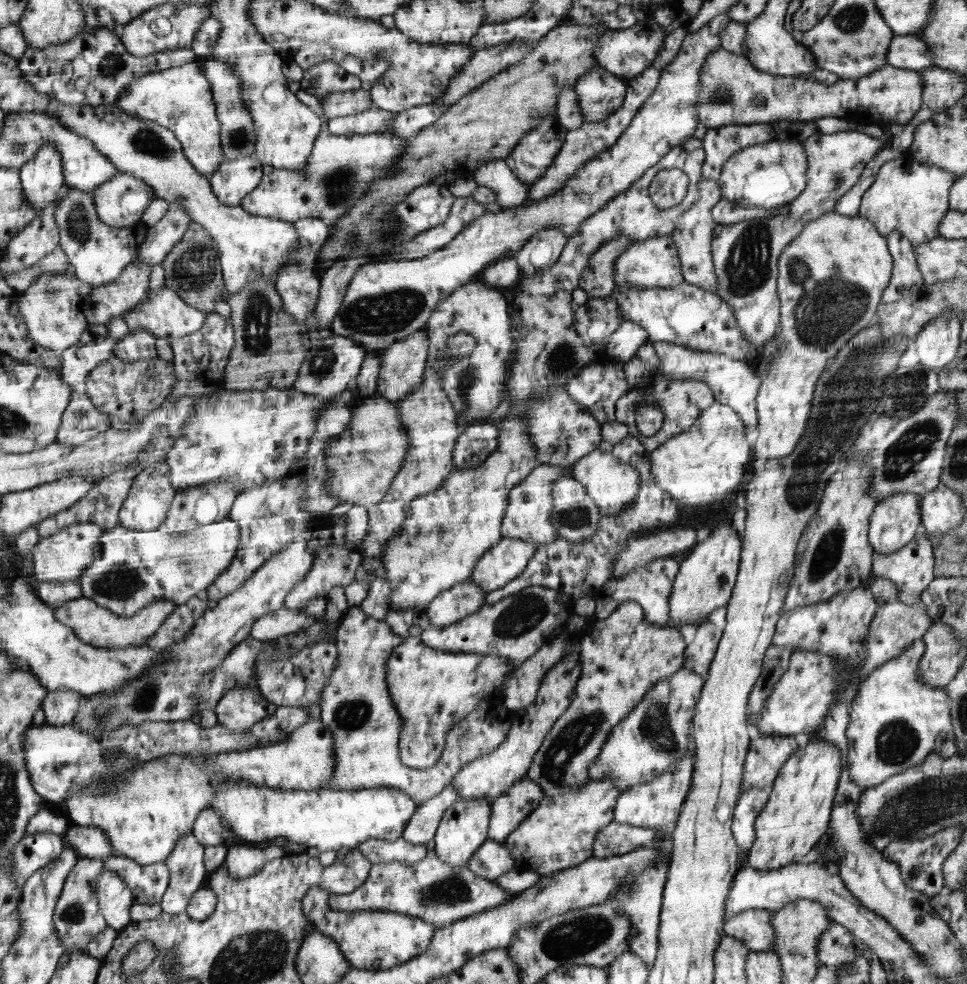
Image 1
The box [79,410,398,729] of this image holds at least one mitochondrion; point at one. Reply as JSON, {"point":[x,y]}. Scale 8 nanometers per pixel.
{"point":[121,583]}

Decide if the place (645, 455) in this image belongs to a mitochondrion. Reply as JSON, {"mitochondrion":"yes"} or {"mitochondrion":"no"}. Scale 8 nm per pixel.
{"mitochondrion":"no"}

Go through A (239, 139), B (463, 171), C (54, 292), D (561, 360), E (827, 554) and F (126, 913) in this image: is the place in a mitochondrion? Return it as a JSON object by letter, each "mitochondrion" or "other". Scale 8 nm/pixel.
{"A":"mitochondrion","B":"other","C":"mitochondrion","D":"mitochondrion","E":"mitochondrion","F":"other"}

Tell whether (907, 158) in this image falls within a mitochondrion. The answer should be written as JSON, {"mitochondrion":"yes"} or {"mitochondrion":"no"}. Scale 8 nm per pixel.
{"mitochondrion":"no"}

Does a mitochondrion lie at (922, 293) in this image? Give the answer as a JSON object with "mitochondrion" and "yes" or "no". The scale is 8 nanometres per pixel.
{"mitochondrion":"no"}

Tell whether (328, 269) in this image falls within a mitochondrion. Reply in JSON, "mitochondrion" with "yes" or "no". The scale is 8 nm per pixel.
{"mitochondrion":"no"}

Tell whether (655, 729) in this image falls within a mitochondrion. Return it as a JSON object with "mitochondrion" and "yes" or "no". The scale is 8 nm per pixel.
{"mitochondrion":"yes"}

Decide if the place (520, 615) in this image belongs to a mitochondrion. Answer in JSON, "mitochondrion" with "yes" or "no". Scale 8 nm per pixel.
{"mitochondrion":"yes"}

